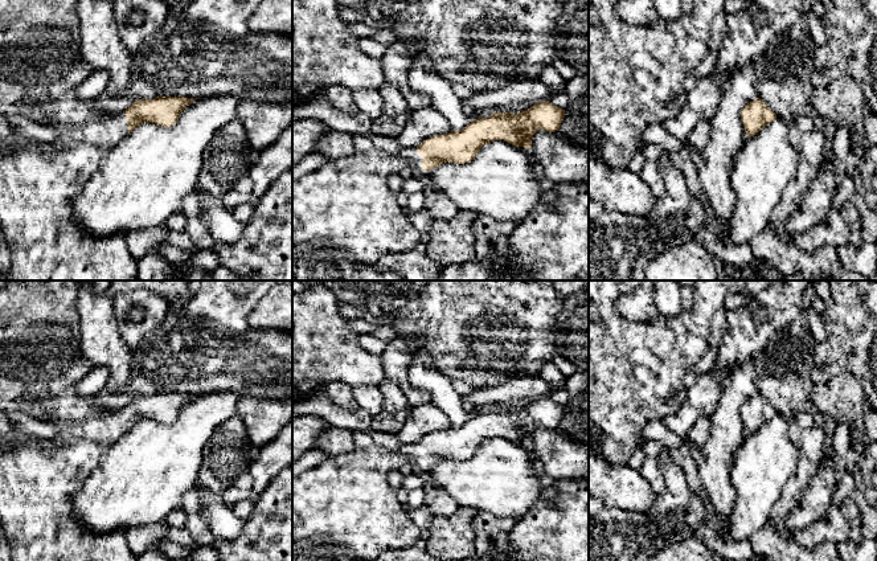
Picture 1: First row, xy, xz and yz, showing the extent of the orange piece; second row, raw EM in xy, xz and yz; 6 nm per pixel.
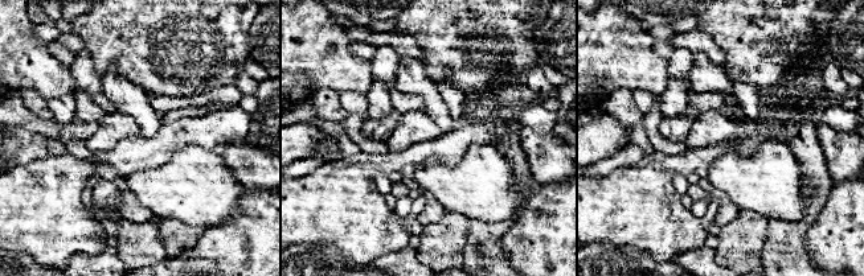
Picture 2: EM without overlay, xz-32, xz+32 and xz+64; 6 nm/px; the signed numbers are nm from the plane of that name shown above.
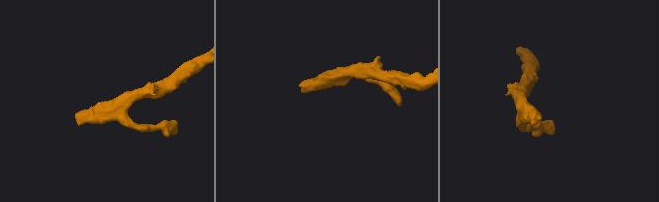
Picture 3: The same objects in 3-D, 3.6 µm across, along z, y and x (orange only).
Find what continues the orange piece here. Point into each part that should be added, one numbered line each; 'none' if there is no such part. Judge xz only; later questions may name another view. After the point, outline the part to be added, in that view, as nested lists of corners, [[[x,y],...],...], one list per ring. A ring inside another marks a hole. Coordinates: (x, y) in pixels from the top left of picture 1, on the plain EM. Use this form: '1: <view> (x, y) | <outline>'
1: xz (347, 500) | [[[372,445],[331,456],[319,466],[292,475],[292,541],[311,540],[319,545],[340,545],[360,561],[377,561],[388,549],[410,546],[419,539],[419,528],[389,483],[393,470],[422,466],[417,445],[397,450]]]

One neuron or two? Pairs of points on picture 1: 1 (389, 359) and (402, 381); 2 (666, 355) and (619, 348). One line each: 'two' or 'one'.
1: one
2: one

